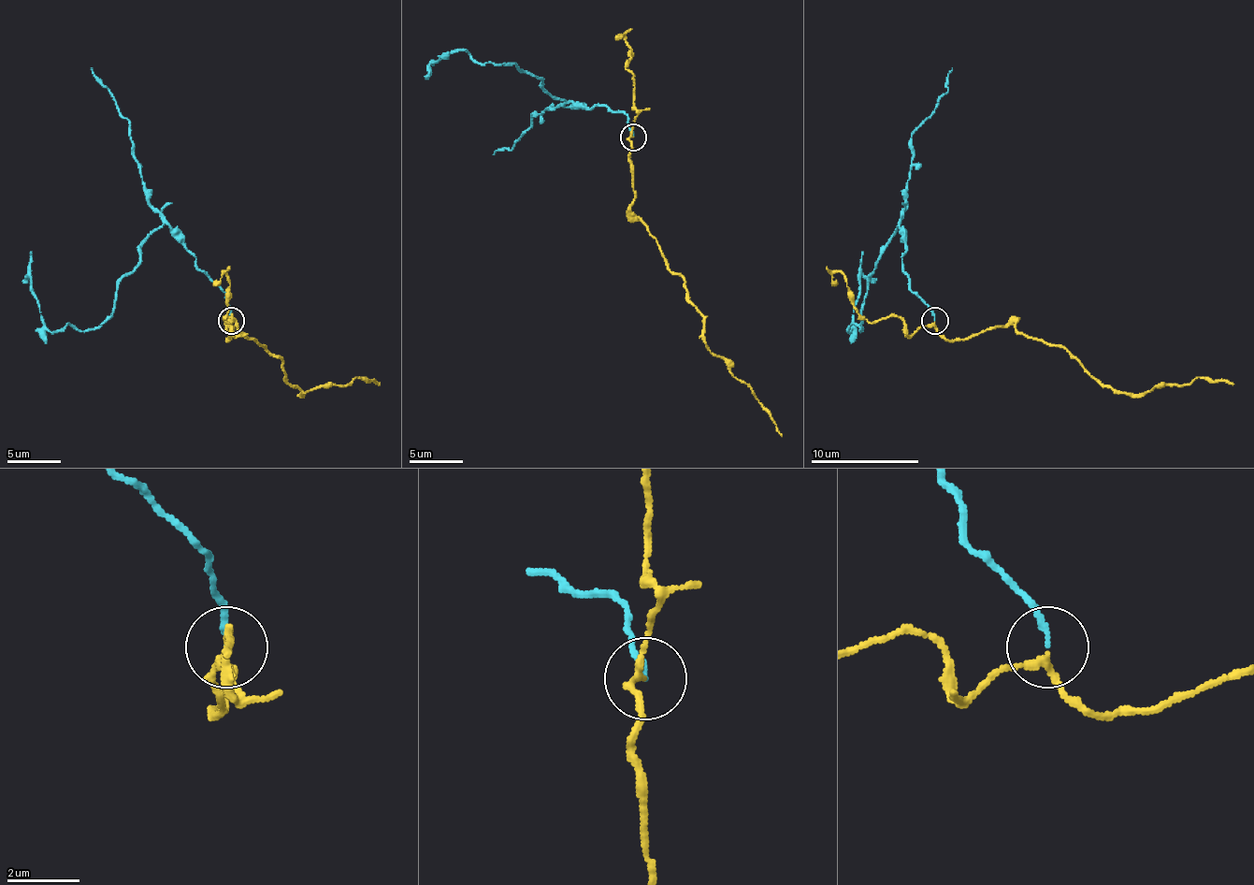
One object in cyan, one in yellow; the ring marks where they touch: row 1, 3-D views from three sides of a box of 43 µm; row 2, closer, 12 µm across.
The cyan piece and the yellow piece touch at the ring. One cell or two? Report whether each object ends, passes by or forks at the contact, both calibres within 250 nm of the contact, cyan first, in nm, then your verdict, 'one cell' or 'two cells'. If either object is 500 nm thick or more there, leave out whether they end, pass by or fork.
cyan ends there; yellow passes by; 160 nm thick on the cyan side, 170 nm on the other; two cells

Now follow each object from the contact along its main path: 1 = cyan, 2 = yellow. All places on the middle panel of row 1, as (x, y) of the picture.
1: (632, 136), (622, 111), (598, 104), (576, 107), (513, 63), (484, 63), (454, 50), (433, 65)
2: (632, 136), (632, 211), (665, 263), (684, 279), (686, 297), (702, 317), (702, 341), (748, 387), (781, 436)

